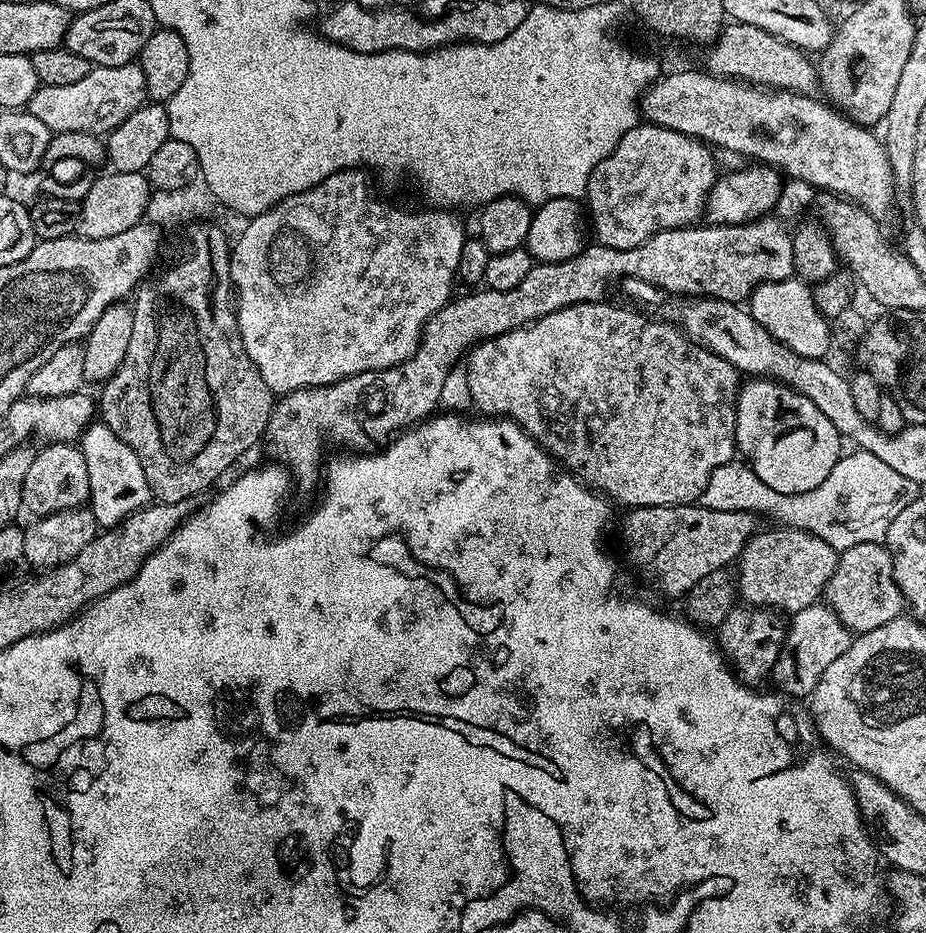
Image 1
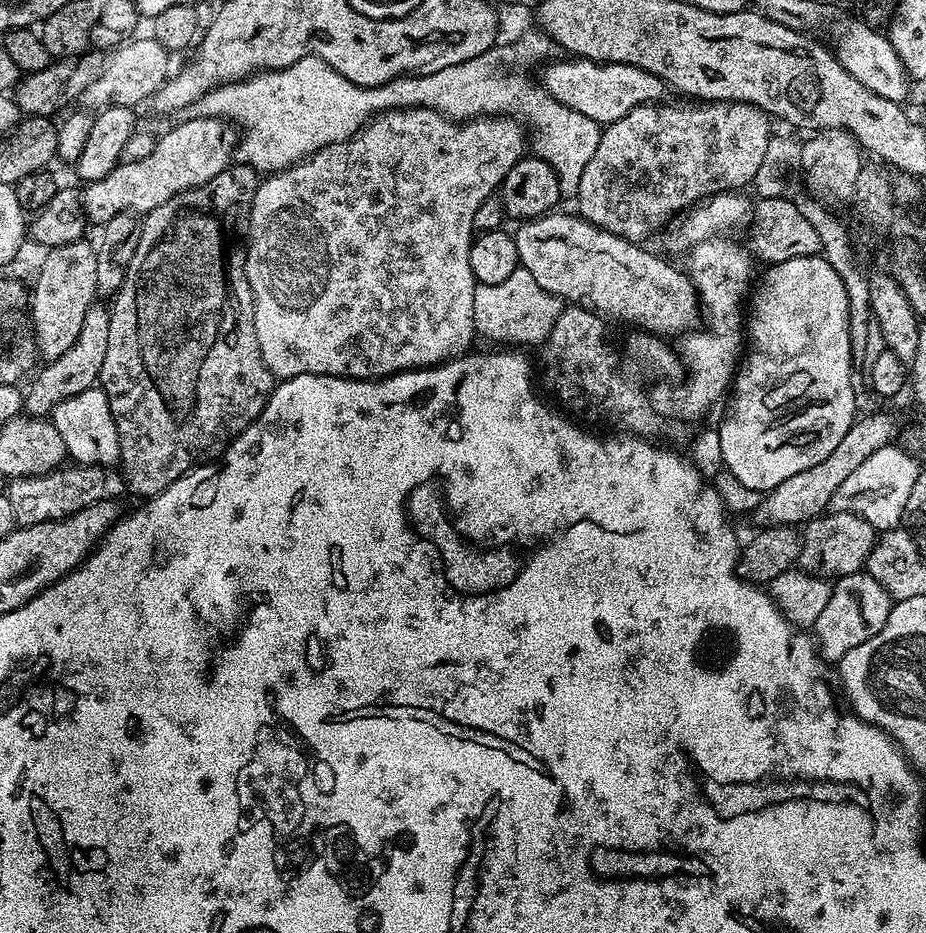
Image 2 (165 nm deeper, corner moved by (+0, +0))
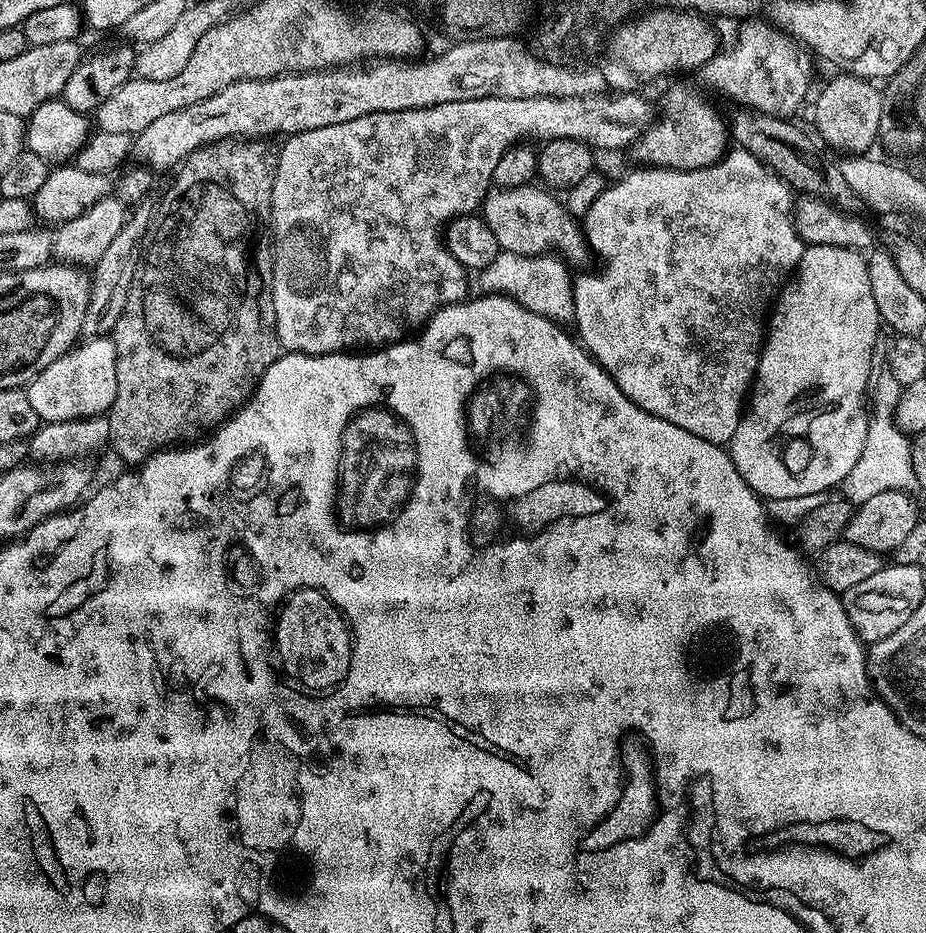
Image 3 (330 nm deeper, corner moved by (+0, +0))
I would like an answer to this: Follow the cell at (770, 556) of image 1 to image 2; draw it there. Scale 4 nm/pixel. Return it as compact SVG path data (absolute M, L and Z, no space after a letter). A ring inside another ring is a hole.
M829 511L803 525L800 537L799 567L812 576L839 578L861 571L868 563L868 555L876 545L878 532L858 514Z

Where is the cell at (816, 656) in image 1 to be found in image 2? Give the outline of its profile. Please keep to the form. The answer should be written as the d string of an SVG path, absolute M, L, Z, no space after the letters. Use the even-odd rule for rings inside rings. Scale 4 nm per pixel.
M867 571L839 577L835 581L826 610L818 614L814 625L814 640L821 657L825 661L839 662L847 652L854 650L854 646L862 646L862 642L874 638L874 634L886 626L886 618L890 618L893 603L888 591L878 586L878 582L874 582Z

